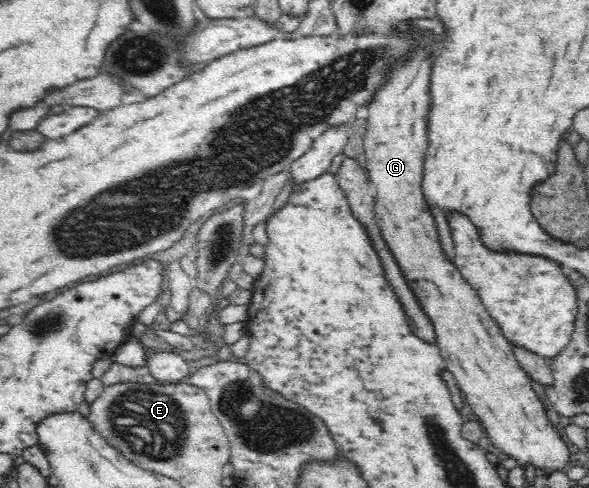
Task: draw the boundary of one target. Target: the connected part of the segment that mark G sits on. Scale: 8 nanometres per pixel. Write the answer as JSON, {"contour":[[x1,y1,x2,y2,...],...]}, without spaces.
{"contour":[[434,31,426,32,422,40,418,40,418,48,410,52,410,60,398,64,378,92,369,100,364,111,368,118,367,133,364,144,367,156,366,169,370,184,376,189,375,216,384,241,388,244,392,255,402,270,410,289,418,299,418,304,434,324,436,344,446,359,446,367,460,390,464,392,468,406,480,416,484,426,488,428,490,438,502,450,506,450,516,460,524,462,524,466,538,466,555,471,565,470,571,465,570,447,567,440,560,440,560,434,554,431,547,417,543,401,532,389,532,378,526,374,524,367,514,355,515,344,504,337,502,327,486,310,484,301,468,283,462,272,454,265,454,260,446,254,436,223,434,212,424,193,424,164,430,152,430,114,432,114,432,76,434,76,434,60,436,44,440,35]]}

